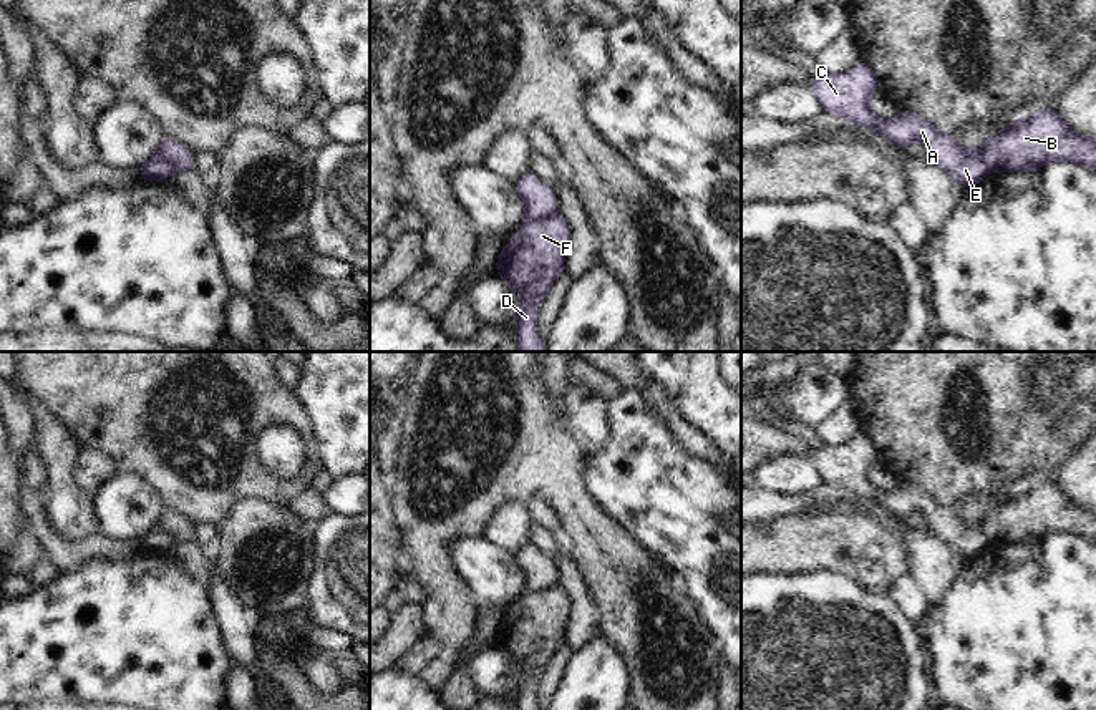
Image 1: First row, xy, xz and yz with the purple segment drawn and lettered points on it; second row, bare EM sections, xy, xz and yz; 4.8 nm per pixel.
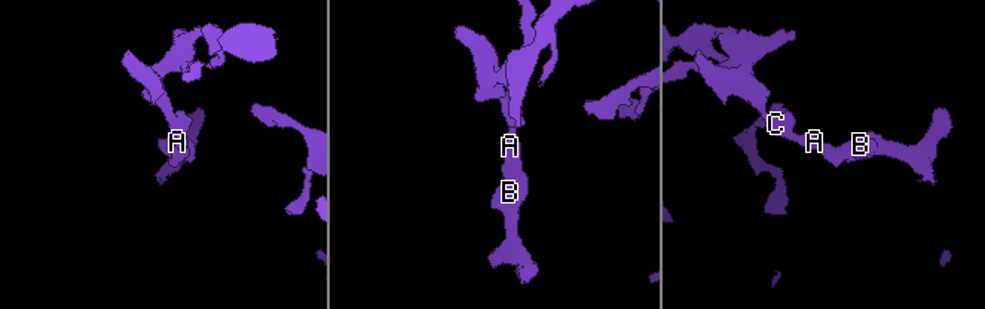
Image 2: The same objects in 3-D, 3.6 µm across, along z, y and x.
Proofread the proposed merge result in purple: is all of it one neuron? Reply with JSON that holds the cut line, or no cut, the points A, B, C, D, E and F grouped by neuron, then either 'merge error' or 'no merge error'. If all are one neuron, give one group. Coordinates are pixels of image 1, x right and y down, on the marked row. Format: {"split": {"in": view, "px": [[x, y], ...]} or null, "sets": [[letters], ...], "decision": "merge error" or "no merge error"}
{"split": {"in": "xz", "px": [[556, 211], [524, 221]]}, "sets": [["A", "C", "E"], ["B", "D", "F"]], "decision": "merge error"}

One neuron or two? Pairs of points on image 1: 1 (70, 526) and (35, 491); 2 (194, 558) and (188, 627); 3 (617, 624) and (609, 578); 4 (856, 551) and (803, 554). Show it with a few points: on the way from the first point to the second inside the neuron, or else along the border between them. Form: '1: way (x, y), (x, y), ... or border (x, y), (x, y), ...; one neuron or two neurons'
1: border (40, 460), (45, 488), (43, 500), (33, 508); two neurons
2: border (166, 551), (206, 591); two neurons
3: way (617, 612), (617, 589); one neuron
4: way (843, 548), (816, 548); one neuron

